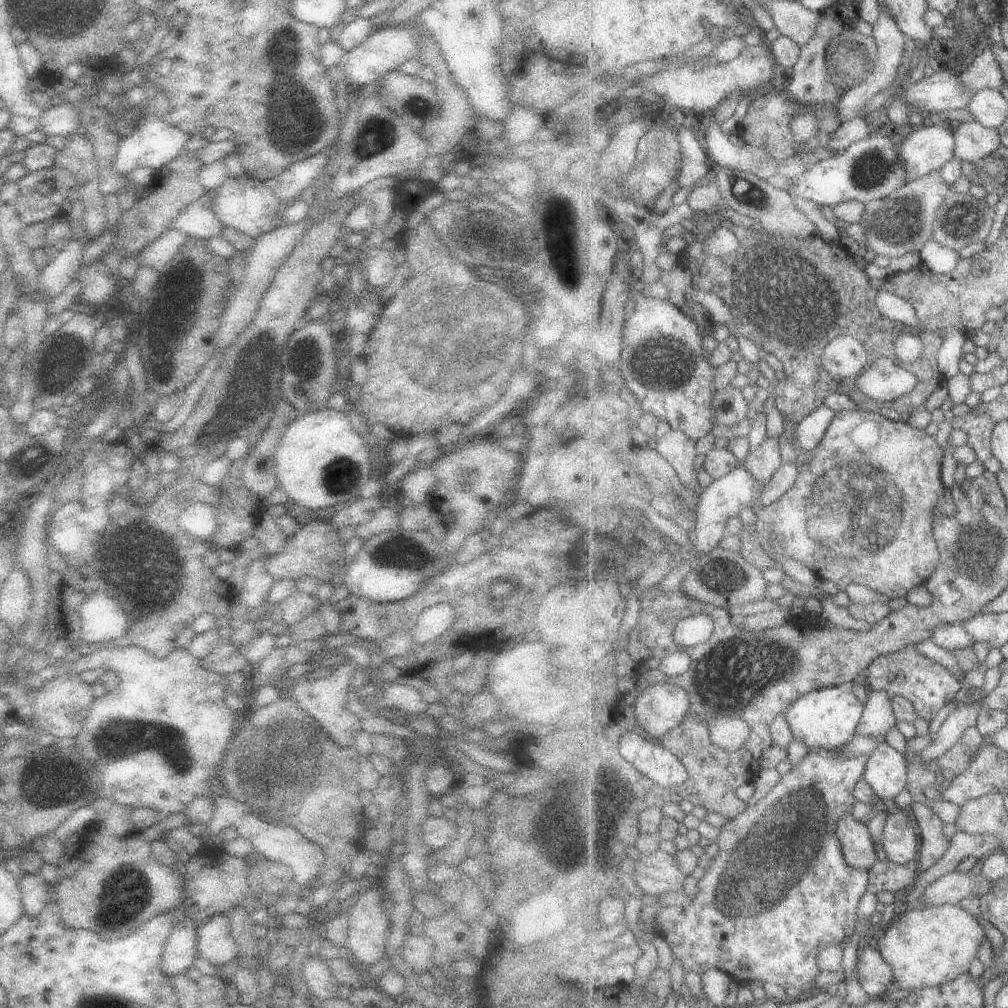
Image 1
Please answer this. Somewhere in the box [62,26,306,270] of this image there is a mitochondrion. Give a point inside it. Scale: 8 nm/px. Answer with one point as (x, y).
(293, 111)

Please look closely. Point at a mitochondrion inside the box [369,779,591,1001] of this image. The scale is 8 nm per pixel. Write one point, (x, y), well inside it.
(571, 851)

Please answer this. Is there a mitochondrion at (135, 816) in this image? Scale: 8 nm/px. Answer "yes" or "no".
no

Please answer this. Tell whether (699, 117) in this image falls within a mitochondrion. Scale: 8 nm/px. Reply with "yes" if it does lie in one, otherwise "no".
no

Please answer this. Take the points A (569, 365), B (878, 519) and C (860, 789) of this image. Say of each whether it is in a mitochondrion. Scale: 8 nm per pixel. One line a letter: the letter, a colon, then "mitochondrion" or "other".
A: other
B: mitochondrion
C: other

